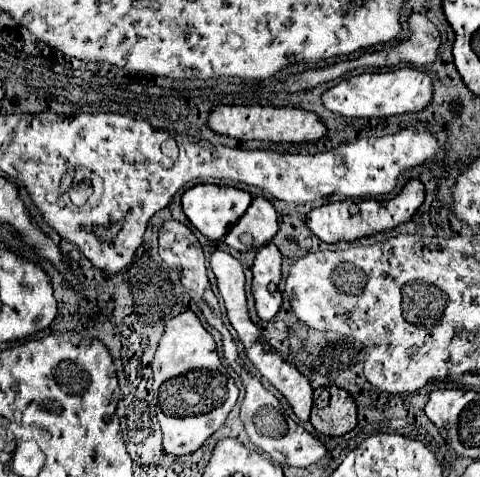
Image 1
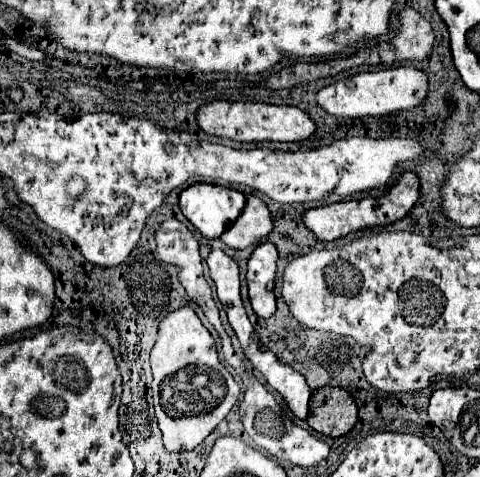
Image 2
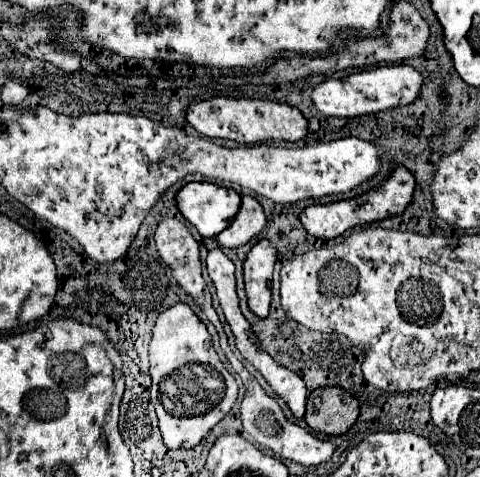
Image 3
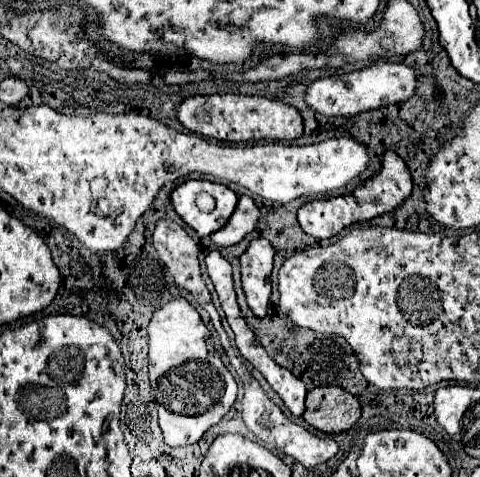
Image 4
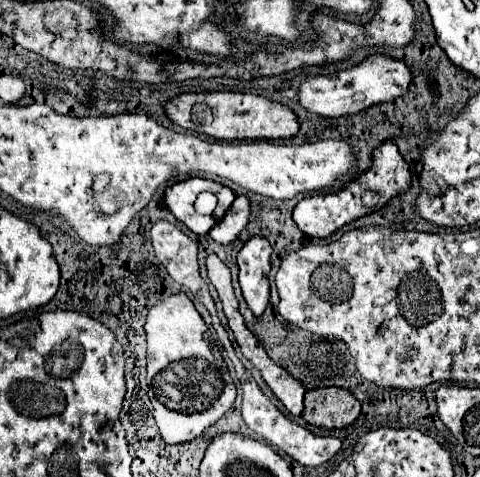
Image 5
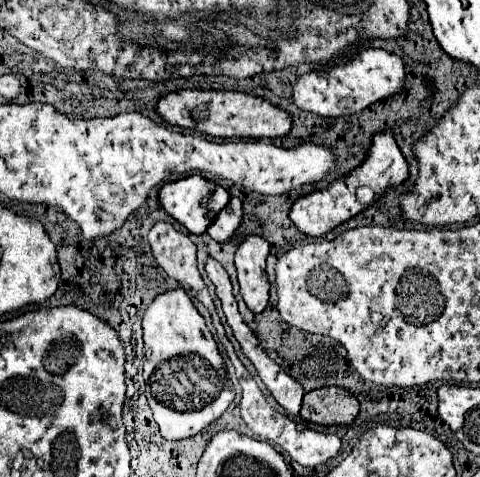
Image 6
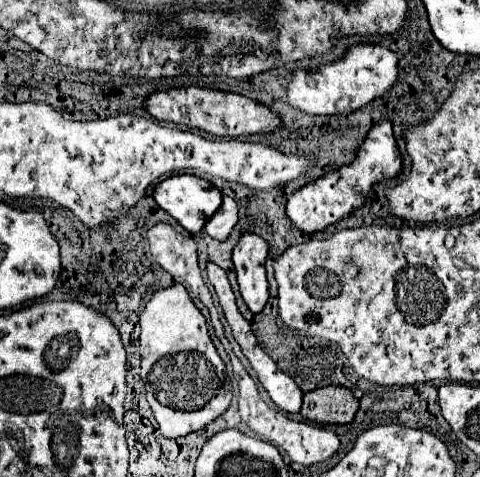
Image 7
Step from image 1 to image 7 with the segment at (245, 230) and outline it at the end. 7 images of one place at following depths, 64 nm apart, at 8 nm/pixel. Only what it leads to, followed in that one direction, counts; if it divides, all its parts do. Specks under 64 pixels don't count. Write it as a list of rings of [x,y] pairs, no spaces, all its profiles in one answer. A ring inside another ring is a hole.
[[[224,196],[222,206],[214,212],[214,216],[204,224],[204,230],[214,240],[226,240],[232,228],[238,222],[238,206],[232,198]]]

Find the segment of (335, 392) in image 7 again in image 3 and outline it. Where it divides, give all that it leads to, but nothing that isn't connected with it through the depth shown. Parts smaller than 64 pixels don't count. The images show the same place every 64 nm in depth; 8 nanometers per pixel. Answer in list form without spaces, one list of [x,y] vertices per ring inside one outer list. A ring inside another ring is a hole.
[[[332,386],[310,392],[304,420],[316,432],[338,436],[352,428],[358,414],[358,400],[346,390]],[[316,398],[320,398],[320,402],[316,402]]]

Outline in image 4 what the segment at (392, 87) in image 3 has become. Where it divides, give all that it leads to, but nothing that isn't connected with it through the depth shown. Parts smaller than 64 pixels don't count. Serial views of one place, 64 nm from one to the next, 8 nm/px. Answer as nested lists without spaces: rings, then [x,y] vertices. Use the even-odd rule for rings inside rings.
[[[376,60],[362,70],[342,74],[342,76],[326,76],[314,80],[306,88],[306,104],[324,116],[354,116],[366,110],[382,108],[388,104],[398,104],[408,100],[414,94],[416,76],[410,76],[410,68],[406,64],[394,64],[388,60]]]

